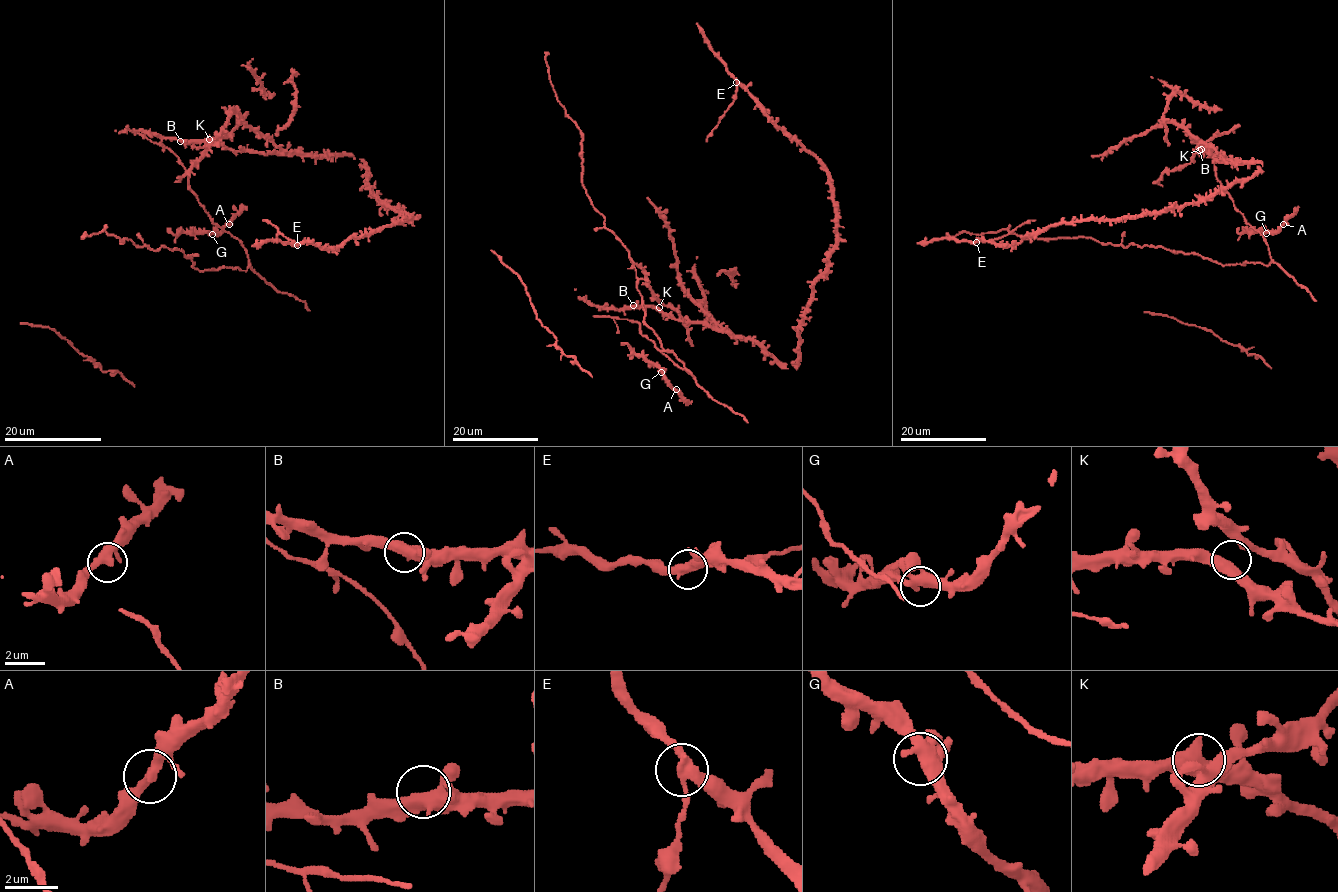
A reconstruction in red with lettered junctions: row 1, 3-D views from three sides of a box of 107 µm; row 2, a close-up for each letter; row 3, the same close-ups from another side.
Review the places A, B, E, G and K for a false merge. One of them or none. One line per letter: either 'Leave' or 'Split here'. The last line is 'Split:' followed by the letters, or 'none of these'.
A: Leave
B: Leave
E: Split here
G: Leave
K: Leave
Split: E

